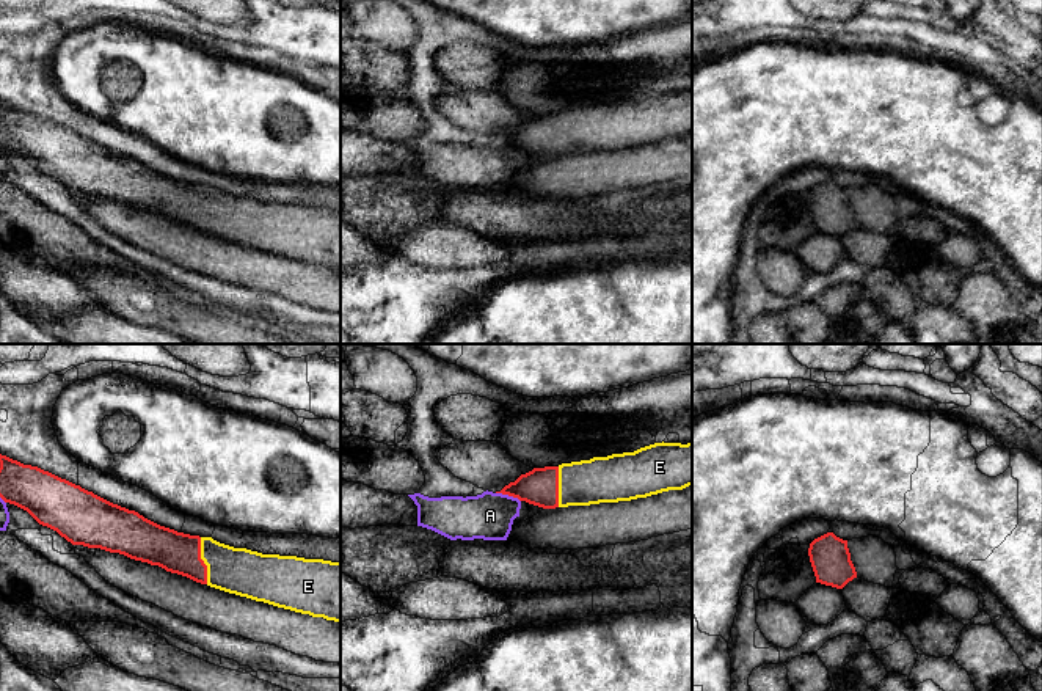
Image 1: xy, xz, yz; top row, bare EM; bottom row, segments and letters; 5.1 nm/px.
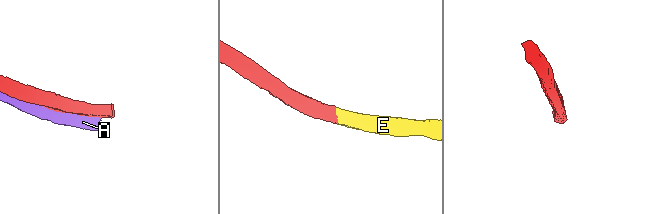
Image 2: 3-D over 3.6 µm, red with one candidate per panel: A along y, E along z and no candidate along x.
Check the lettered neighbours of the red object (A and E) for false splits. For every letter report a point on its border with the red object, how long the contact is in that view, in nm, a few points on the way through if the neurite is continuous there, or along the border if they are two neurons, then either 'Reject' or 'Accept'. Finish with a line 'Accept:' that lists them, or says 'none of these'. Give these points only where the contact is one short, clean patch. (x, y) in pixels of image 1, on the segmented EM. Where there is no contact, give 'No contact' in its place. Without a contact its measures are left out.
A: Touches red at xz (509, 495). Shared border 140 nm. Reject
E: Touches red at xy (203, 561). Shared border 240 nm. Path across: xy (179, 553), (203, 561), (248, 574). Accept
Accept: E

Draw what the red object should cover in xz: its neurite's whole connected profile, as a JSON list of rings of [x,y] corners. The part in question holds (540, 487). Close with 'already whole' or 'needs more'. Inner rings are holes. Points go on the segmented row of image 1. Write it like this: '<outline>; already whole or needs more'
[[[654,443],[634,452],[593,457],[590,460],[534,468],[501,492],[529,504],[556,509],[599,503],[631,501],[692,485],[692,443]]]; needs more

